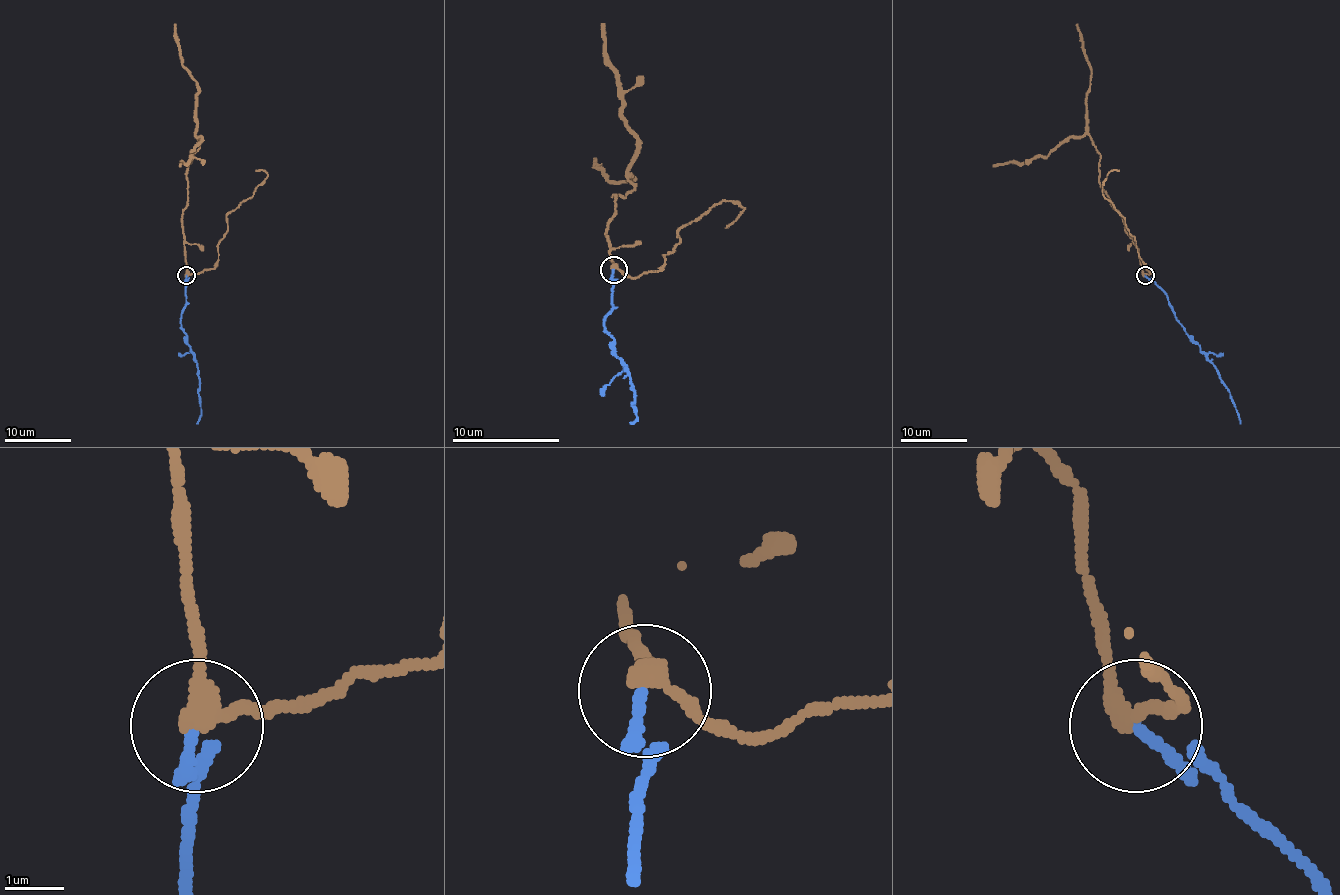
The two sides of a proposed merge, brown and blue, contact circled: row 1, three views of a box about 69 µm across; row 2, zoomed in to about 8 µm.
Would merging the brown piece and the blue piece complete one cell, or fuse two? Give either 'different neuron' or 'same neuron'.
same neuron

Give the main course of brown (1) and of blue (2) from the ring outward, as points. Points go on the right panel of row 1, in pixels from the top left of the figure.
1: (1144, 276), (1139, 248), (1099, 176), (1100, 153), (1087, 125), (1089, 65), (1077, 23)
2: (1145, 276), (1167, 296), (1168, 306), (1215, 367), (1240, 424)

